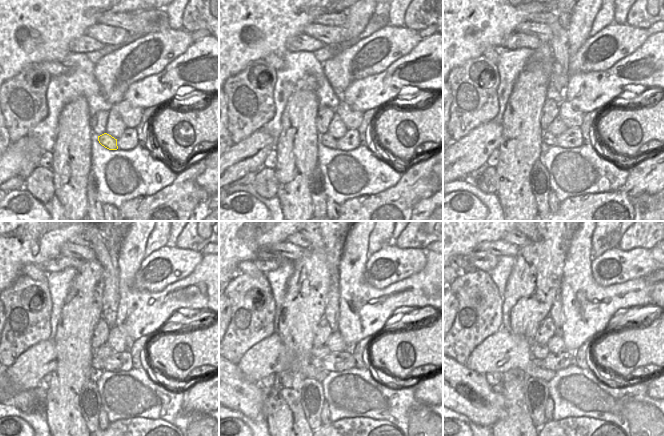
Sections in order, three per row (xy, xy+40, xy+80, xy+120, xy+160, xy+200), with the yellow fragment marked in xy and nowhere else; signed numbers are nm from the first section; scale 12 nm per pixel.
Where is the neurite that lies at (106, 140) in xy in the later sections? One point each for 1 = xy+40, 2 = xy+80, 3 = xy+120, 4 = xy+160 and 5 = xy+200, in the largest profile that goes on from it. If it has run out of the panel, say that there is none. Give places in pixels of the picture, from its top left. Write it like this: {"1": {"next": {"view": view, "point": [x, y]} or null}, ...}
{"1": {"next": {"view": "xy+40", "point": [326, 139]}}, "2": {"next": {"view": "xy+80", "point": [548, 139]}}, "3": {"next": {"view": "xy+120", "point": [97, 369]}}, "4": {"next": {"view": "xy+160", "point": [314, 369]}}, "5": {"next": {"view": "xy+200", "point": [534, 369]}}}

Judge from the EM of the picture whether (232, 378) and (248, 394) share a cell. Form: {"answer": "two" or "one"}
{"answer": "one"}

